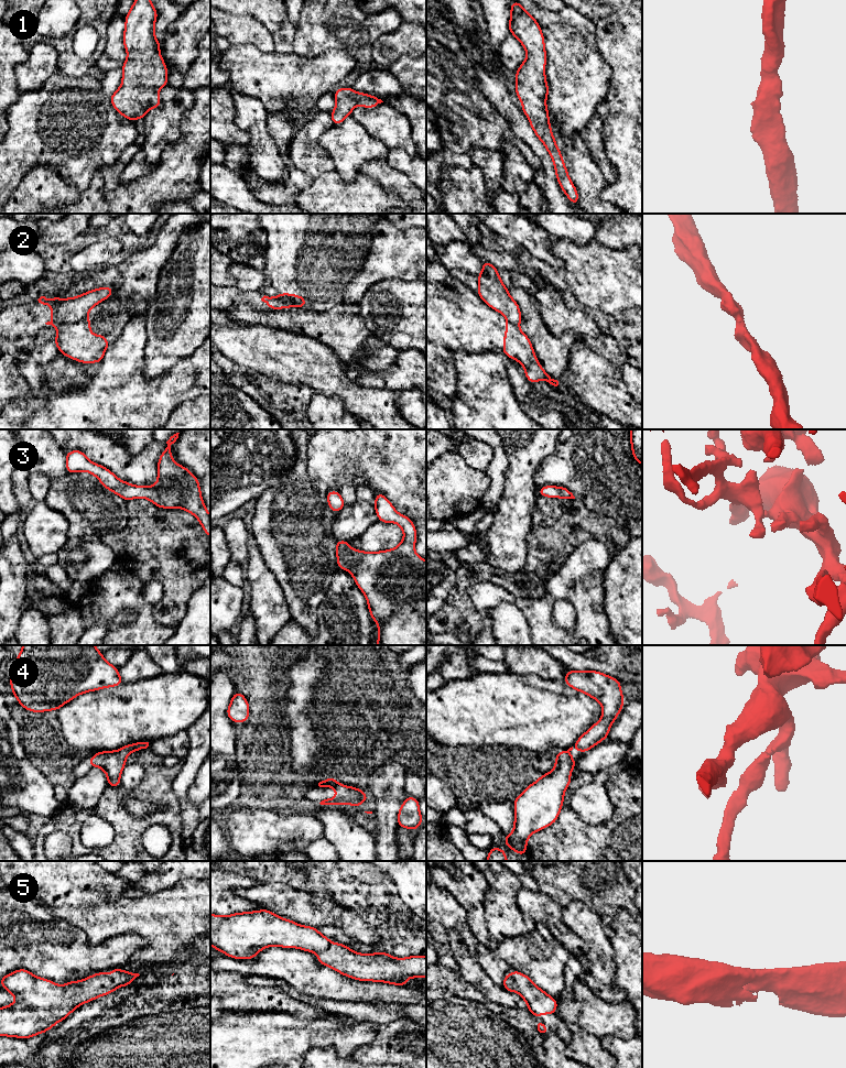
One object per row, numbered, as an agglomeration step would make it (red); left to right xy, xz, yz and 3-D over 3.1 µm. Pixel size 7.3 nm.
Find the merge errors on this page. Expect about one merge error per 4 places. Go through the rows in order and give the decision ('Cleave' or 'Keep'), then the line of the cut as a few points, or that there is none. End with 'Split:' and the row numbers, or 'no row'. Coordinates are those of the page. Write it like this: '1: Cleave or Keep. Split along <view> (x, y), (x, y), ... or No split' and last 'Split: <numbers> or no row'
1: Keep. No split
2: Cleave. Split along xy (85, 318), (78, 322), (63, 323), (57, 327)
3: Keep. No split
4: Keep. No split
5: Keep. No split
Split: 2

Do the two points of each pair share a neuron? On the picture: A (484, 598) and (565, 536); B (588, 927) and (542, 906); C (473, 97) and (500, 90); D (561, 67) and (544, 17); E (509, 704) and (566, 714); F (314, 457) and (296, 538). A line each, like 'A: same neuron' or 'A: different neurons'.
A: different neurons
B: different neurons
C: different neurons
D: same neuron
E: same neuron
F: different neurons

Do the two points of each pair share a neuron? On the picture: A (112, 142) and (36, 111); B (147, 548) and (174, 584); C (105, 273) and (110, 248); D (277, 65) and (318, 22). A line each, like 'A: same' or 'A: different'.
A: same
B: same
C: different
D: different

